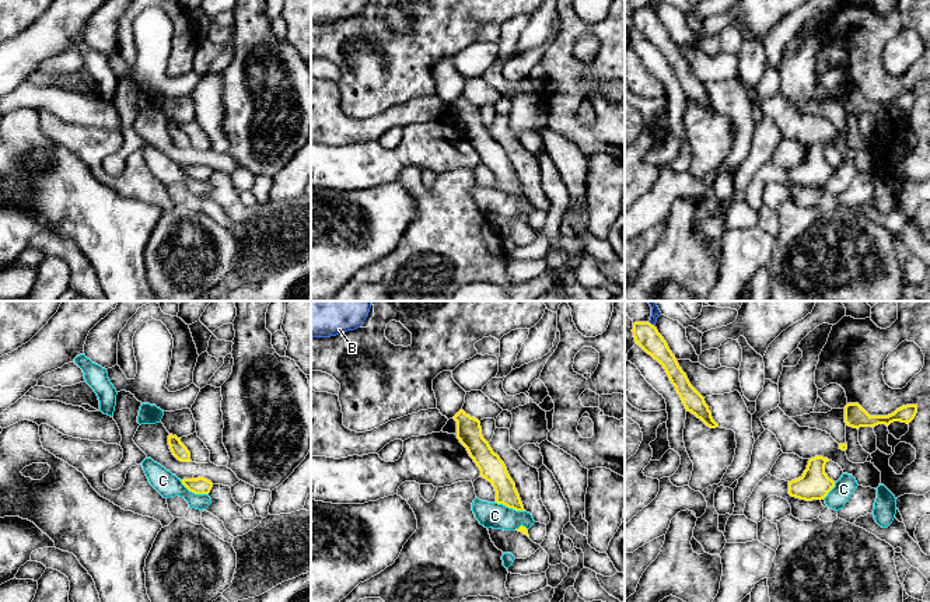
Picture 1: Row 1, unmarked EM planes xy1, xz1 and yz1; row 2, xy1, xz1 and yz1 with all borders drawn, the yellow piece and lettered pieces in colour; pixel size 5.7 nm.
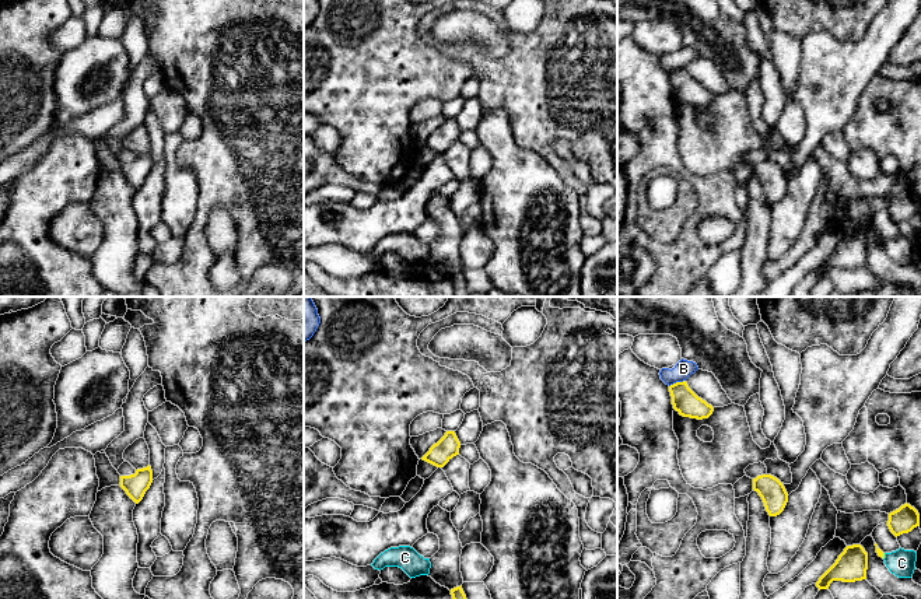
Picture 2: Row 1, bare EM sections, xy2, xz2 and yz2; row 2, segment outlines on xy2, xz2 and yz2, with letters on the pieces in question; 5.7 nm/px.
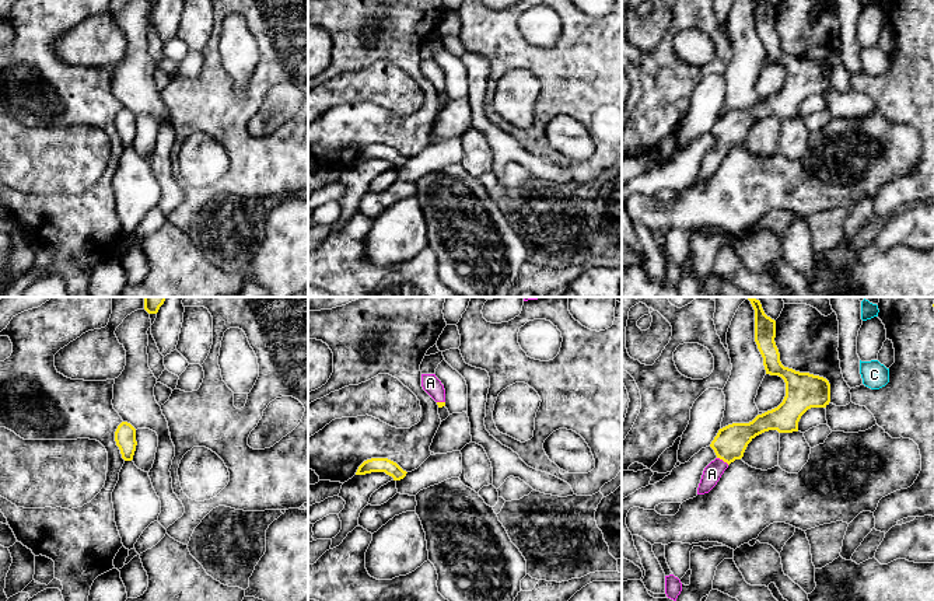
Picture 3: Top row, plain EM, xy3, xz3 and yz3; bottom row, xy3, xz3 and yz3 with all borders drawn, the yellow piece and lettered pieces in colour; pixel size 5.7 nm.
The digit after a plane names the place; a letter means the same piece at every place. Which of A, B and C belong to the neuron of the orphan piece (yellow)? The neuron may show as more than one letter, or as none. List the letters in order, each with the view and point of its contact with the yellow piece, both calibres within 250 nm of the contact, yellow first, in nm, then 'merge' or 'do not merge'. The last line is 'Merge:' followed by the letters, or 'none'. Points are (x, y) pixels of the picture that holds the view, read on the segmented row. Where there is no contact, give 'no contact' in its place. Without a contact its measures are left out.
A: contact yz3 (723, 460); calibres 190 and 110 nm; merge
B: contact yz2 (676, 382); calibres 150 and 100 nm; do not merge
C: contact xy1 (193, 492); calibres 100 and 140 nm; do not merge
Merge: A

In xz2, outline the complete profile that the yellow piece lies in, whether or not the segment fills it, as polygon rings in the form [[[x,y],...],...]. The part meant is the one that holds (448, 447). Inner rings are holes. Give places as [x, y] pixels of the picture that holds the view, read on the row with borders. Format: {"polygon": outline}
{"polygon": [[[447,431],[421,459],[437,467],[444,467],[454,456],[459,455],[459,448],[460,442],[455,431]]]}

